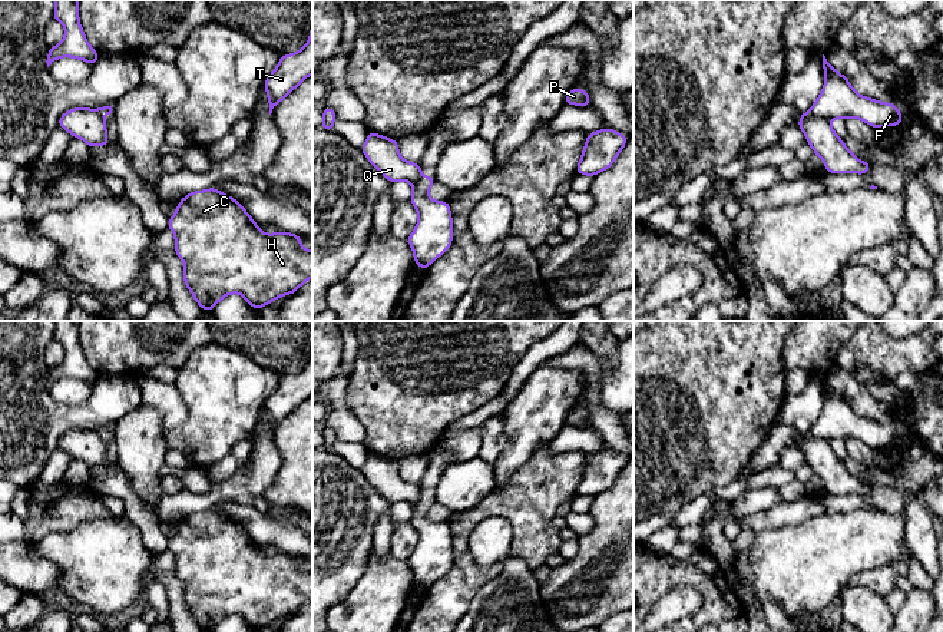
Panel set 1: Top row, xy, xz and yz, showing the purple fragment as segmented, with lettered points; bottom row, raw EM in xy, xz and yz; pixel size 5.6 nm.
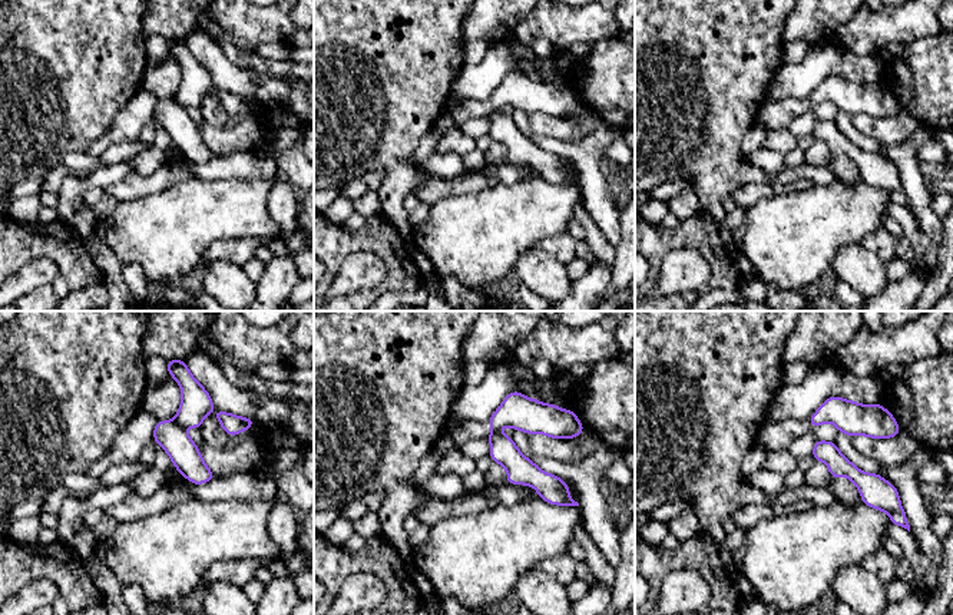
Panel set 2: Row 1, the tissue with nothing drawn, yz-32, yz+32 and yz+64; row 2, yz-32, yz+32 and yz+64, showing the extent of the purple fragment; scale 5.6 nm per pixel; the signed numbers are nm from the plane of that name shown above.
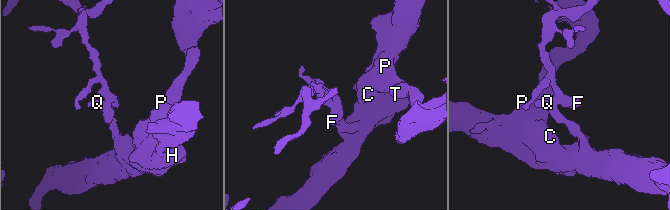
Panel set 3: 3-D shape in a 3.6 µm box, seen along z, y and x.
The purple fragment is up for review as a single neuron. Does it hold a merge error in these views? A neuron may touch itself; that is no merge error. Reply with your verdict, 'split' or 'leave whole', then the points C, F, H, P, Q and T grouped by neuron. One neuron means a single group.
split; groups C H P Q T / F

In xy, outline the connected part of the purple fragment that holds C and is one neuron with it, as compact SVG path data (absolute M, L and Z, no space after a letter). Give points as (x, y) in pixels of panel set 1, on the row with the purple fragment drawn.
M215 188L191 192L181 199L168 228L175 234L175 252L185 264L185 285L204 311L212 311L222 298L235 292L258 311L279 297L297 292L312 278L312 249L300 246L301 236L285 231L264 234L238 201Z

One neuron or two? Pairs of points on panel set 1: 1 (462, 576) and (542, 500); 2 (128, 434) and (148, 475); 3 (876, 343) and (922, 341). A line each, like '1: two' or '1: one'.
1: one
2: one
3: one

